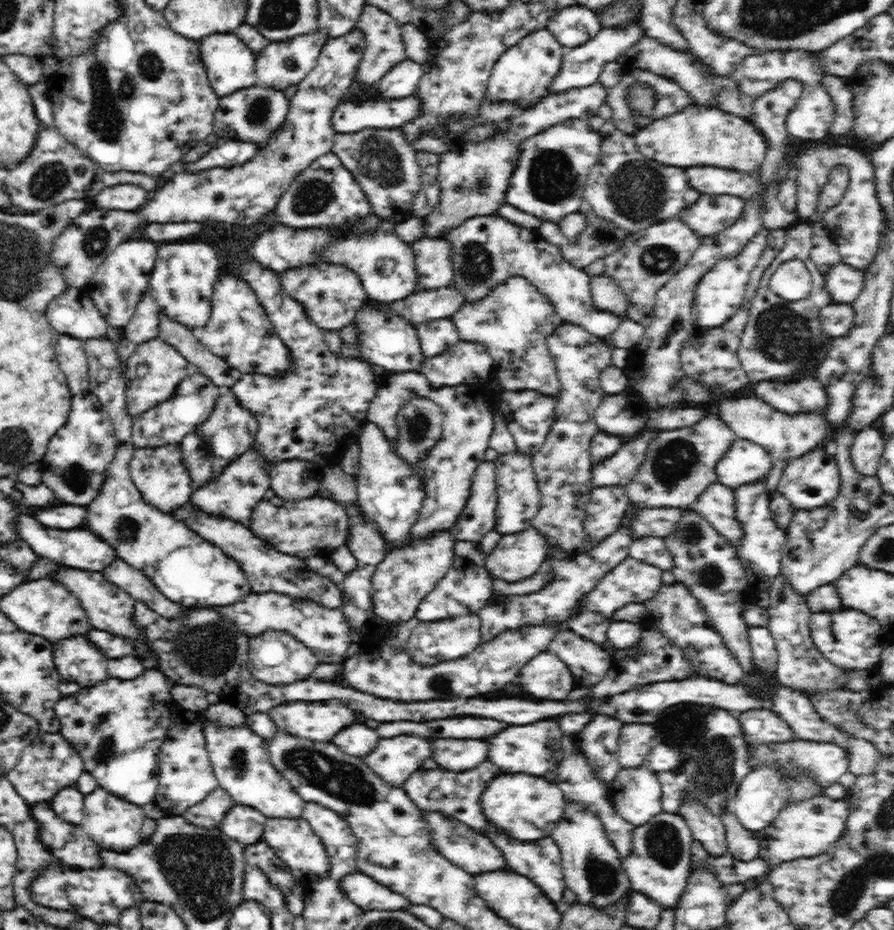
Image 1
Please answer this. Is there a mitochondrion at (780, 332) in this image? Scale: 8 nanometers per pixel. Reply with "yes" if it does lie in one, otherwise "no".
yes

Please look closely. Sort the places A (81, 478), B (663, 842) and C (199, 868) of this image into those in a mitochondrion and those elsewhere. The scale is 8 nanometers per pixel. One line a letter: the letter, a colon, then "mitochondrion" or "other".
A: mitochondrion
B: mitochondrion
C: mitochondrion

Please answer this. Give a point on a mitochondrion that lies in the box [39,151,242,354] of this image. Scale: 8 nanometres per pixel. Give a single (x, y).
(93, 242)

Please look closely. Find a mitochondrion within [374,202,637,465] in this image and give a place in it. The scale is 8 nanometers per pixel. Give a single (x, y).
(476, 264)

